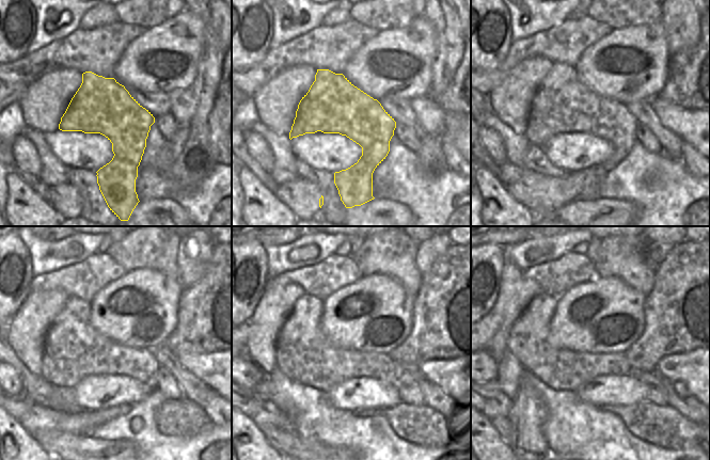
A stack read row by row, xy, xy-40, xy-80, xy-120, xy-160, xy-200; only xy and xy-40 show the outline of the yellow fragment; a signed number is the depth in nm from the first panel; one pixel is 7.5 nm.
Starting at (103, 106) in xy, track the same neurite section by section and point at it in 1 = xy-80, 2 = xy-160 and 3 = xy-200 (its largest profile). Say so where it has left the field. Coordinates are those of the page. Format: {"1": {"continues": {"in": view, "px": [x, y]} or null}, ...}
{"1": {"continues": {"in": "xy-80", "px": [562, 102]}}, "2": {"continues": {"in": "xy-160", "px": [301, 347]}}, "3": {"continues": {"in": "xy-200", "px": [527, 340]}}}

